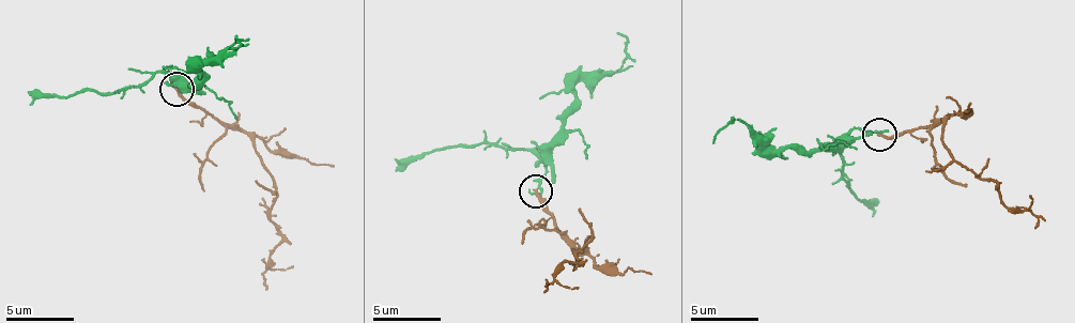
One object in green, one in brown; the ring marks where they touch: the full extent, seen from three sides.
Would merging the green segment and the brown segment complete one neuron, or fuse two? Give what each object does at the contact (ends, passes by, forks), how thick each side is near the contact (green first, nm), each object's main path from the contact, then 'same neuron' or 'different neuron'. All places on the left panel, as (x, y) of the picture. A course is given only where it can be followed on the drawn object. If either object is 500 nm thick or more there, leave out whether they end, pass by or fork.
green ends; brown ends; calibres 190 and 240 nm; course green (178, 87), (173, 80), (179, 74), (196, 83), (198, 66), (224, 62), (235, 39), (241, 47), (229, 48); course brown (178, 90), (214, 120), (244, 135), (277, 193), (272, 222), (280, 242), (270, 258), (266, 268), (293, 265); different neuron

